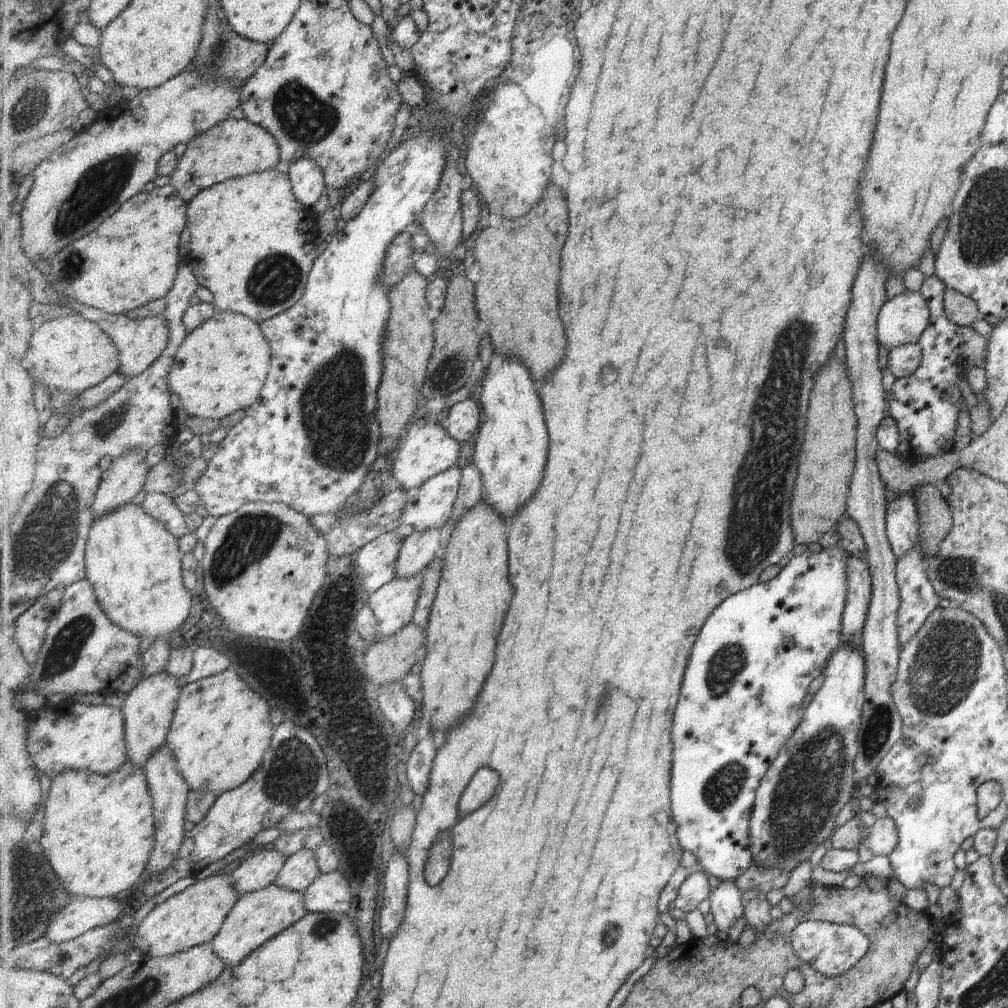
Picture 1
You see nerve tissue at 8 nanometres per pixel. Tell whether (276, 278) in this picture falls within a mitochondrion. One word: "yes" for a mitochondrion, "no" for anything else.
yes

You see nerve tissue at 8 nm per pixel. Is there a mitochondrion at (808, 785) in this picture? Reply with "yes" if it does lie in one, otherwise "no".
yes

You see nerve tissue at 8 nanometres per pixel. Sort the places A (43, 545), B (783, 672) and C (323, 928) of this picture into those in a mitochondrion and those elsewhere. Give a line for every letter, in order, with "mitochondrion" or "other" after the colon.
A: mitochondrion
B: other
C: mitochondrion

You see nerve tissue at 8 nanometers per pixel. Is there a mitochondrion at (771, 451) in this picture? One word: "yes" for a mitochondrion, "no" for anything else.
yes

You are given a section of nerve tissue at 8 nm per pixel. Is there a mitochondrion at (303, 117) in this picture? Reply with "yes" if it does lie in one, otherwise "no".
yes

